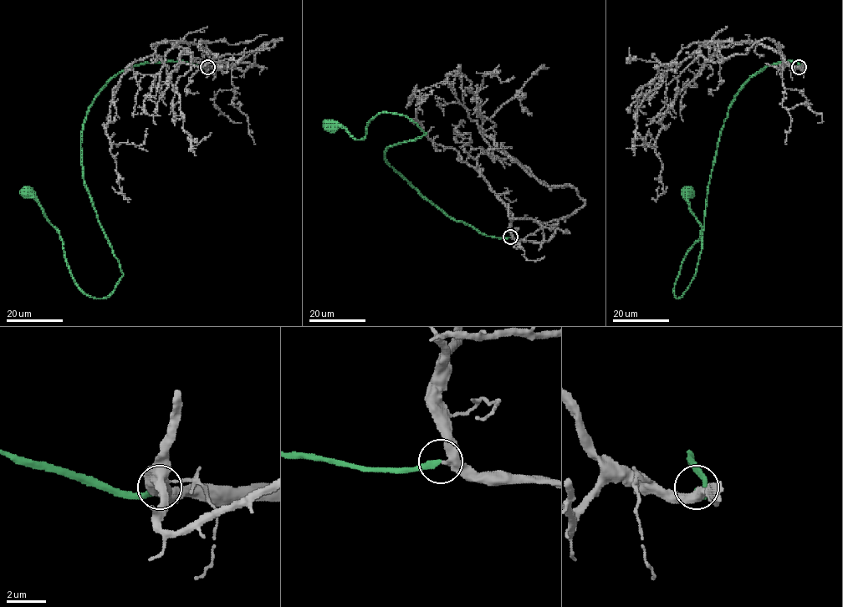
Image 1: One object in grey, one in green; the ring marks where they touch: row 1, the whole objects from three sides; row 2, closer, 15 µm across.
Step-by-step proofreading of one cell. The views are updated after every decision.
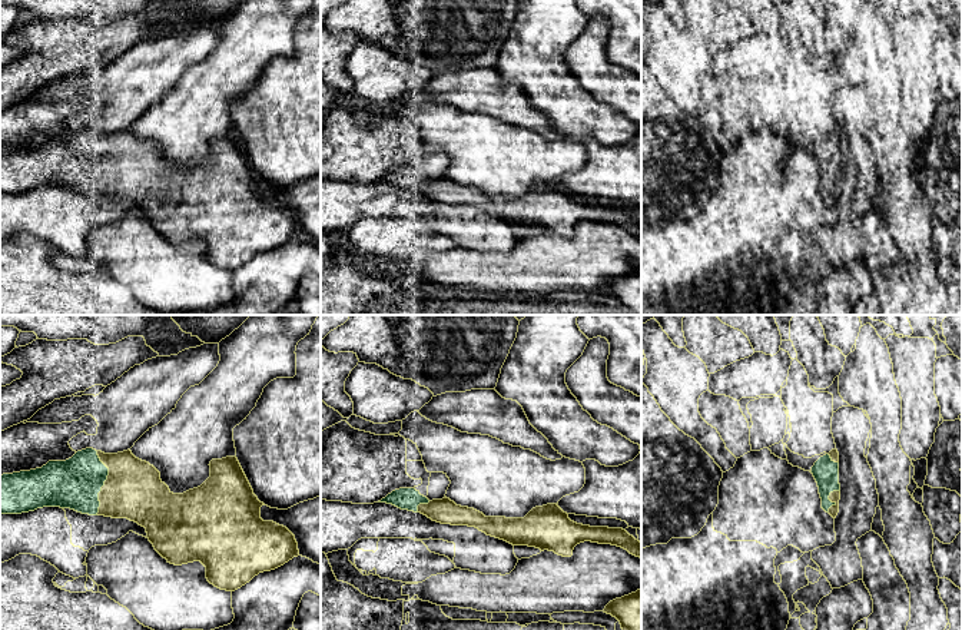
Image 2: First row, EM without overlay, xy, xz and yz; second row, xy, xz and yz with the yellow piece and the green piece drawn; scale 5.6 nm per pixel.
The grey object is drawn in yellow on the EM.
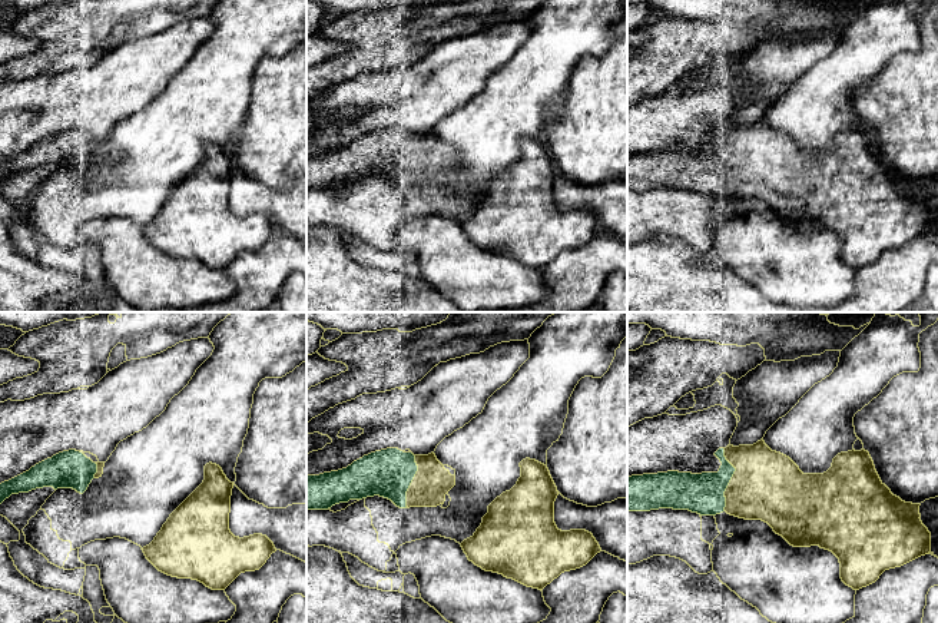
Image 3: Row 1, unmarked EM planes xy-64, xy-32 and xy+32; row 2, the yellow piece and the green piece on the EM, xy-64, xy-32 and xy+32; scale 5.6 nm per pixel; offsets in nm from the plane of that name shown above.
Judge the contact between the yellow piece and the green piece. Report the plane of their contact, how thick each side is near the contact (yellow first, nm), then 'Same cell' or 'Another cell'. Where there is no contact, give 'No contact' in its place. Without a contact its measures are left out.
Touches yellow in xy. Thickness 320 nm (yellow) against 280 nm. Same cell

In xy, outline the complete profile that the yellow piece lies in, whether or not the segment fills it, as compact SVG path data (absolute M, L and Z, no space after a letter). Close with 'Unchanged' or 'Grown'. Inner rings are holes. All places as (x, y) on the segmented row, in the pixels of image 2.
M86 448L77 451L72 458L66 461L49 461L42 468L0 475L0 514L21 514L43 507L60 507L60 508L70 508L77 513L89 514L89 515L127 518L146 528L149 541L153 544L155 550L163 558L167 560L167 563L175 566L182 566L193 561L200 561L206 567L206 578L210 584L213 584L220 590L235 591L242 586L245 586L246 583L249 583L259 573L275 570L283 566L285 563L288 563L289 560L292 560L293 557L298 557L299 556L298 543L295 540L295 536L286 527L279 525L273 521L263 521L261 518L261 507L265 504L261 503L258 497L253 494L253 490L236 457L212 460L209 465L210 465L210 477L200 487L189 490L183 494L173 494L169 490L169 487L160 480L160 472L149 462L136 458L130 450L117 454L105 454L93 448Z. Grown

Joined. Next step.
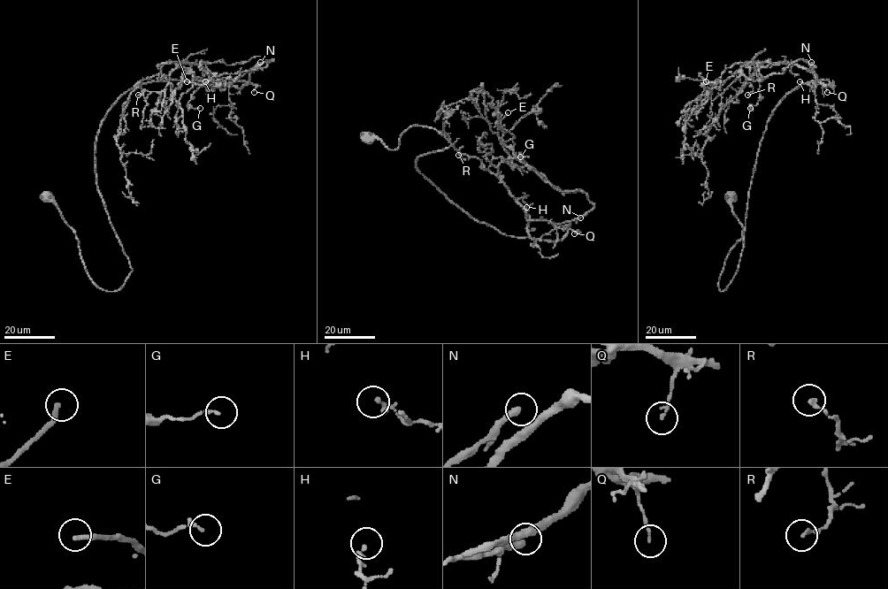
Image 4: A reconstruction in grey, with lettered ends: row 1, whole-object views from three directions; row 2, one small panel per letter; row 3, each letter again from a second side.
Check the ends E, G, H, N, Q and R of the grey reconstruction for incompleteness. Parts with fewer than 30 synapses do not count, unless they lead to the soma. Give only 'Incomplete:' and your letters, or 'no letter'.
Incomplete: E

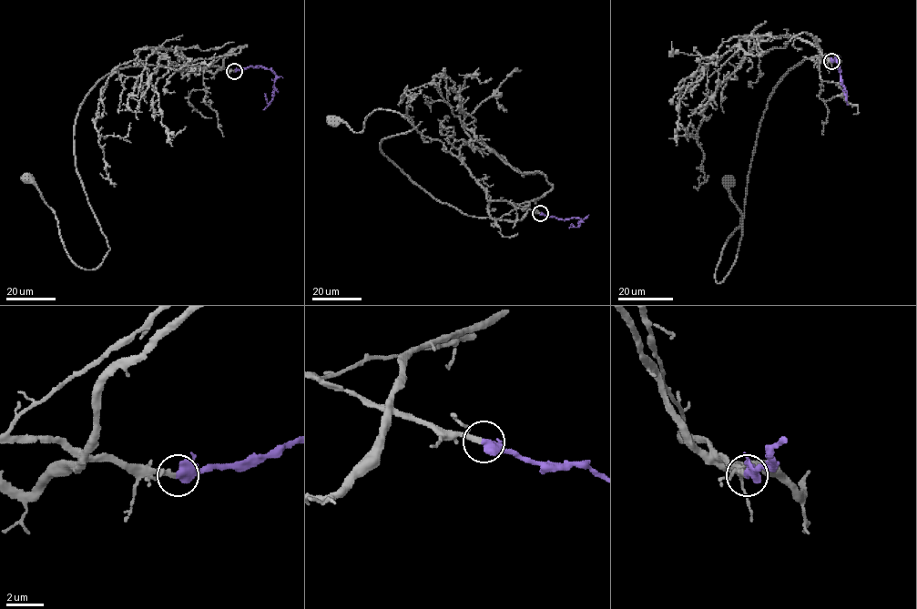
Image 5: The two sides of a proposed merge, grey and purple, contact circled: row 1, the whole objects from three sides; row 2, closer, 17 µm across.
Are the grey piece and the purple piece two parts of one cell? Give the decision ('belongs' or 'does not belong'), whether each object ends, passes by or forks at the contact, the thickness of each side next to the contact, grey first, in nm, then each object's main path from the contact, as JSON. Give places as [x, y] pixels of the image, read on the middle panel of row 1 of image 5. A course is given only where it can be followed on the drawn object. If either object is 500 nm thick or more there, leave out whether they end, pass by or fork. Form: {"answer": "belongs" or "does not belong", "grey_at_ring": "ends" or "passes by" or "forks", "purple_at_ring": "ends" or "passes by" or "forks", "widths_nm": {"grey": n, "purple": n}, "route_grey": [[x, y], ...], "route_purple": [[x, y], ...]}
{"answer": "belongs", "grey_at_ring": "passes by", "purple_at_ring": "passes by", "widths_nm": {"grey": 200, "purple": 420}, "route_grey": [[540, 213], [492, 219], [436, 200], [380, 149], [415, 127], [402, 115], [378, 109], [361, 132], [333, 121]], "route_purple": [[540, 213], [559, 219], [578, 218], [582, 219], [579, 226], [571, 225]]}

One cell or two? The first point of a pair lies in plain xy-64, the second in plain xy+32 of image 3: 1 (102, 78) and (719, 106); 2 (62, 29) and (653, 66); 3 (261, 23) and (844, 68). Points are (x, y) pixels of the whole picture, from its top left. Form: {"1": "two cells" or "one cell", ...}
{"1": "two cells", "2": "one cell", "3": "one cell"}

